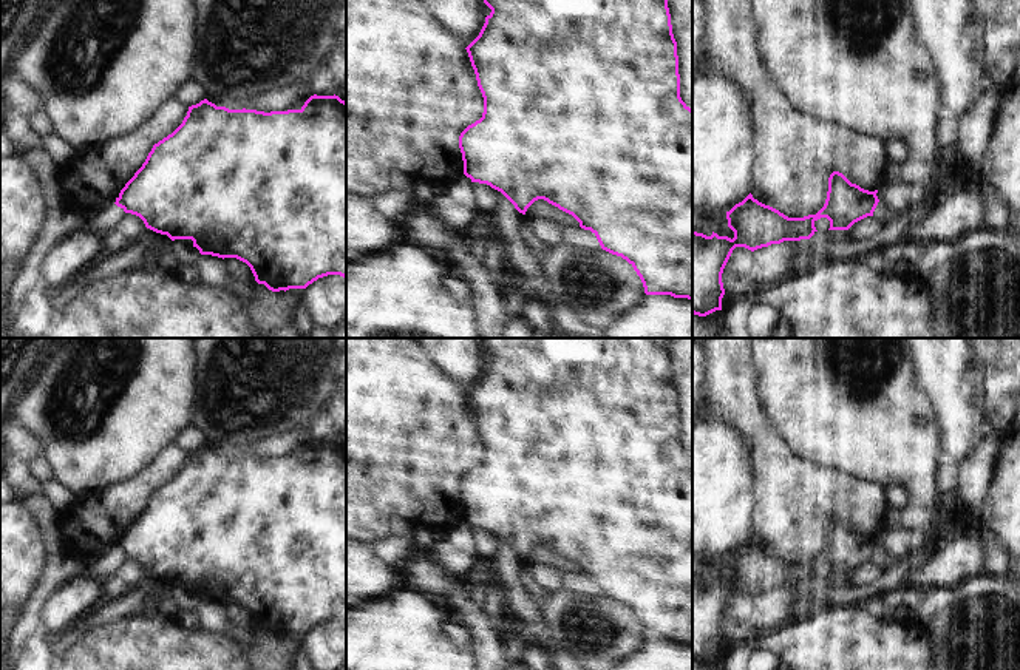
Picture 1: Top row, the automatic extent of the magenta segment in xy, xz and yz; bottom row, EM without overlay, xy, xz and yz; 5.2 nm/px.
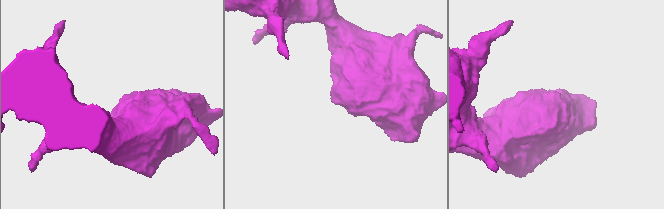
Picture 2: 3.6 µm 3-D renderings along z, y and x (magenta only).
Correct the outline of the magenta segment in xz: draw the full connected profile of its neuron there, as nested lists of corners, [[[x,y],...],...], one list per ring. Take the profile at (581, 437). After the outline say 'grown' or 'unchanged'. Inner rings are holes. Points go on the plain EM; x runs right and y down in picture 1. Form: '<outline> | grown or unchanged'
[[[482,338],[484,349],[491,355],[479,381],[465,394],[476,420],[478,432],[484,443],[484,459],[479,466],[468,471],[459,482],[459,494],[464,506],[464,520],[471,528],[487,530],[501,537],[515,554],[525,560],[527,554],[538,545],[544,545],[559,556],[572,560],[580,573],[590,576],[603,596],[626,605],[640,622],[646,641],[671,641],[674,644],[692,645],[692,455],[680,443],[680,420],[677,387],[672,380],[668,346],[672,338]]] | unchanged

